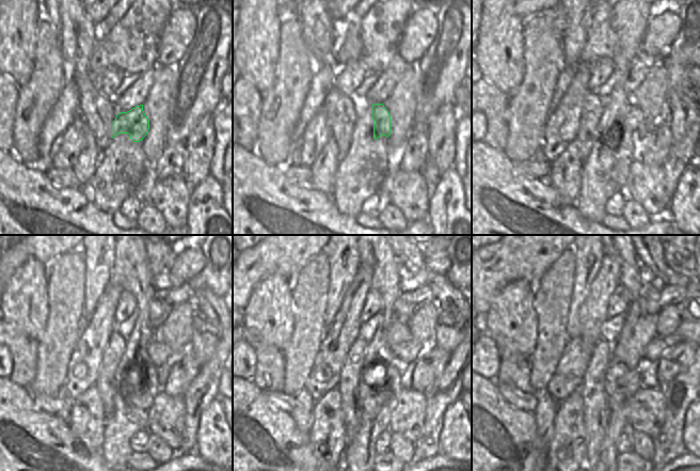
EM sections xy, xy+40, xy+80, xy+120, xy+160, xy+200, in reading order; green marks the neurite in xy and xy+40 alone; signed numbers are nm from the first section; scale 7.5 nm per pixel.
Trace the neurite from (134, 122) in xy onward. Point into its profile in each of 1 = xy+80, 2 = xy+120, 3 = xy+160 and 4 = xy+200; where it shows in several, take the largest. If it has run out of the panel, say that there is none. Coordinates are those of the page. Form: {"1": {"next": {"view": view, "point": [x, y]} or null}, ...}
{"1": {"next": {"view": "xy+80", "point": [633, 115]}}, "2": {"next": {"view": "xy+120", "point": [160, 355]}}, "3": {"next": {"view": "xy+160", "point": [408, 352]}}, "4": {"next": {"view": "xy+200", "point": [659, 345]}}}

